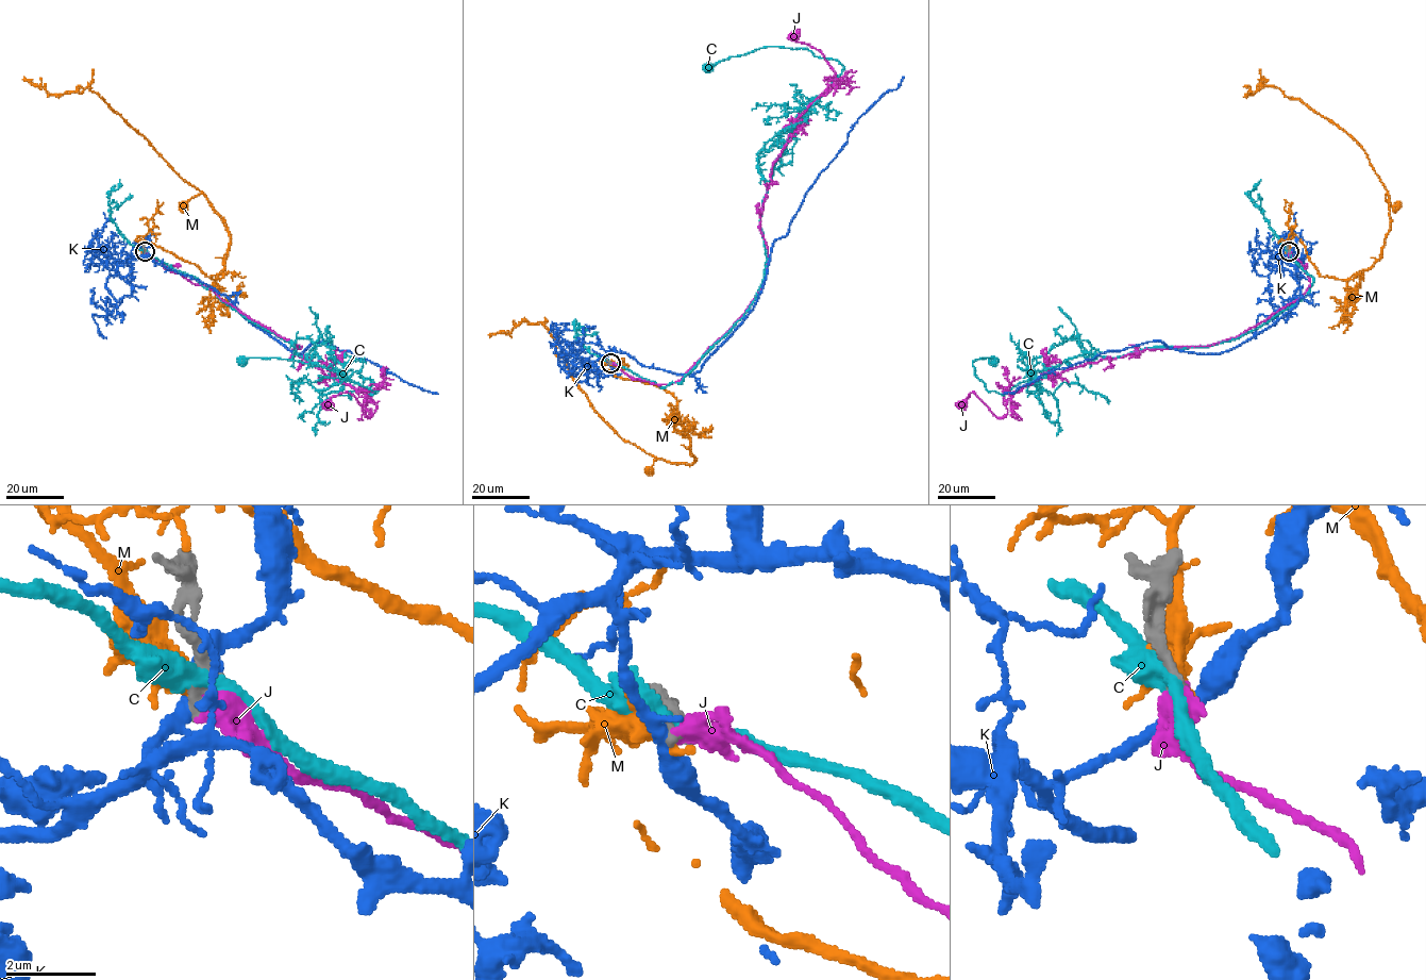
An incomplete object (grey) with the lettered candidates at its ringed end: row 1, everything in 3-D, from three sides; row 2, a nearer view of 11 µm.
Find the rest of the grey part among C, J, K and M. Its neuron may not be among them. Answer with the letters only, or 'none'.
J

